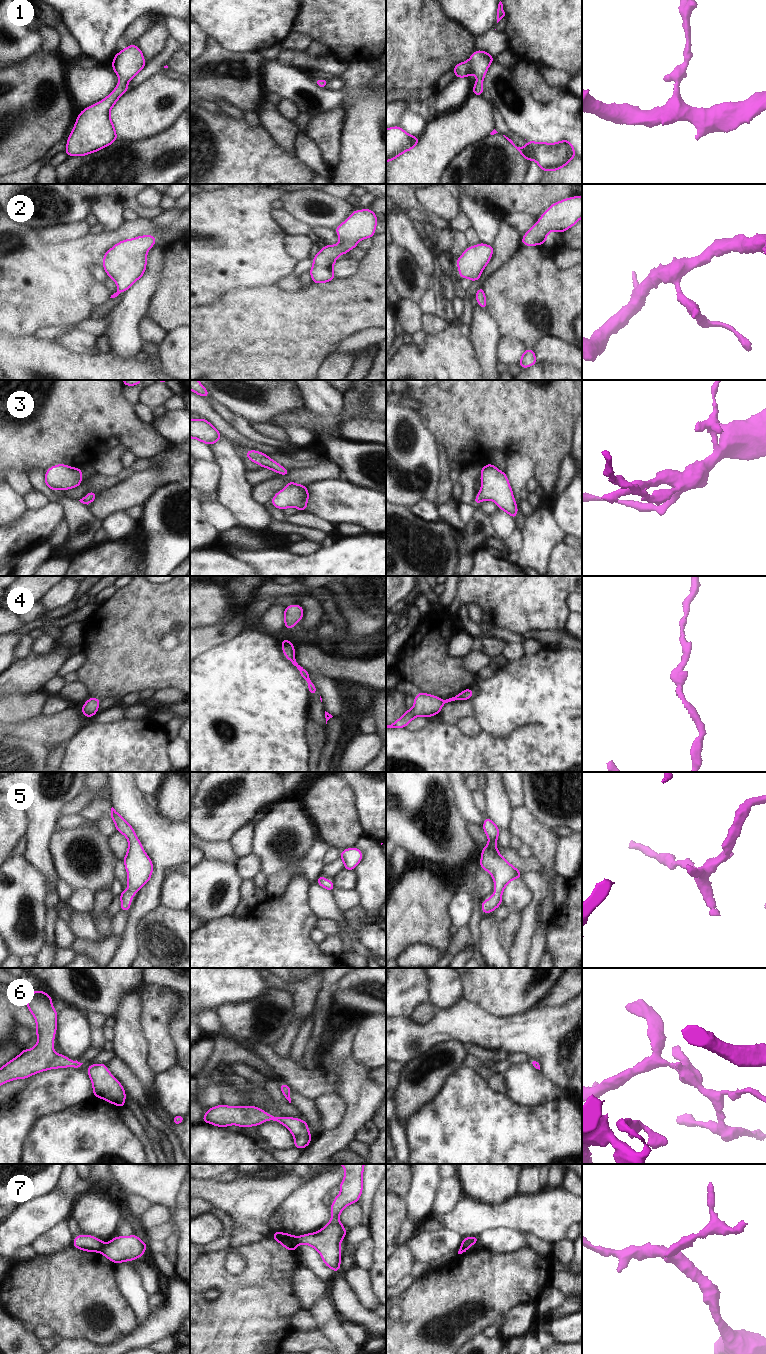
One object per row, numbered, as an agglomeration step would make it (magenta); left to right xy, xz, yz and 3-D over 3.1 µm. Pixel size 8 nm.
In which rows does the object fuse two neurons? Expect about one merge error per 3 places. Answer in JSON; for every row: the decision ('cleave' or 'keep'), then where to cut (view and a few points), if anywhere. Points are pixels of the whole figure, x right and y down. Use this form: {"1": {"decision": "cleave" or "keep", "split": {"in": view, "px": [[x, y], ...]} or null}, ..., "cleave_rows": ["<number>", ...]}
{"1": {"decision": "keep", "split": null}, "2": {"decision": "keep", "split": null}, "3": {"decision": "keep", "split": null}, "4": {"decision": "keep", "split": null}, "5": {"decision": "keep", "split": null}, "6": {"decision": "keep", "split": null}, "7": {"decision": "cleave", "split": {"in": "xy", "px": [[105, 1244], [100, 1252]]}}, "cleave_rows": ["7"]}

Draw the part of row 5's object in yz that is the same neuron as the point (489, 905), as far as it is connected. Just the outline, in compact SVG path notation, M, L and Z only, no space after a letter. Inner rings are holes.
M485 816L482 828L488 837L489 843L481 849L482 854L479 865L491 874L495 886L494 894L482 901L481 910L485 915L495 911L498 906L502 905L502 894L505 887L510 881L523 878L523 875L499 854L496 842L500 830L488 816Z

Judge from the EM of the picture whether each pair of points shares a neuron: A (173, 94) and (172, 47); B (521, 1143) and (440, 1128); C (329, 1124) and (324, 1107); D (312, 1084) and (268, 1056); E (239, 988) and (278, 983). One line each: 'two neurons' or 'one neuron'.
A: two neurons
B: one neuron
C: one neuron
D: one neuron
E: two neurons

